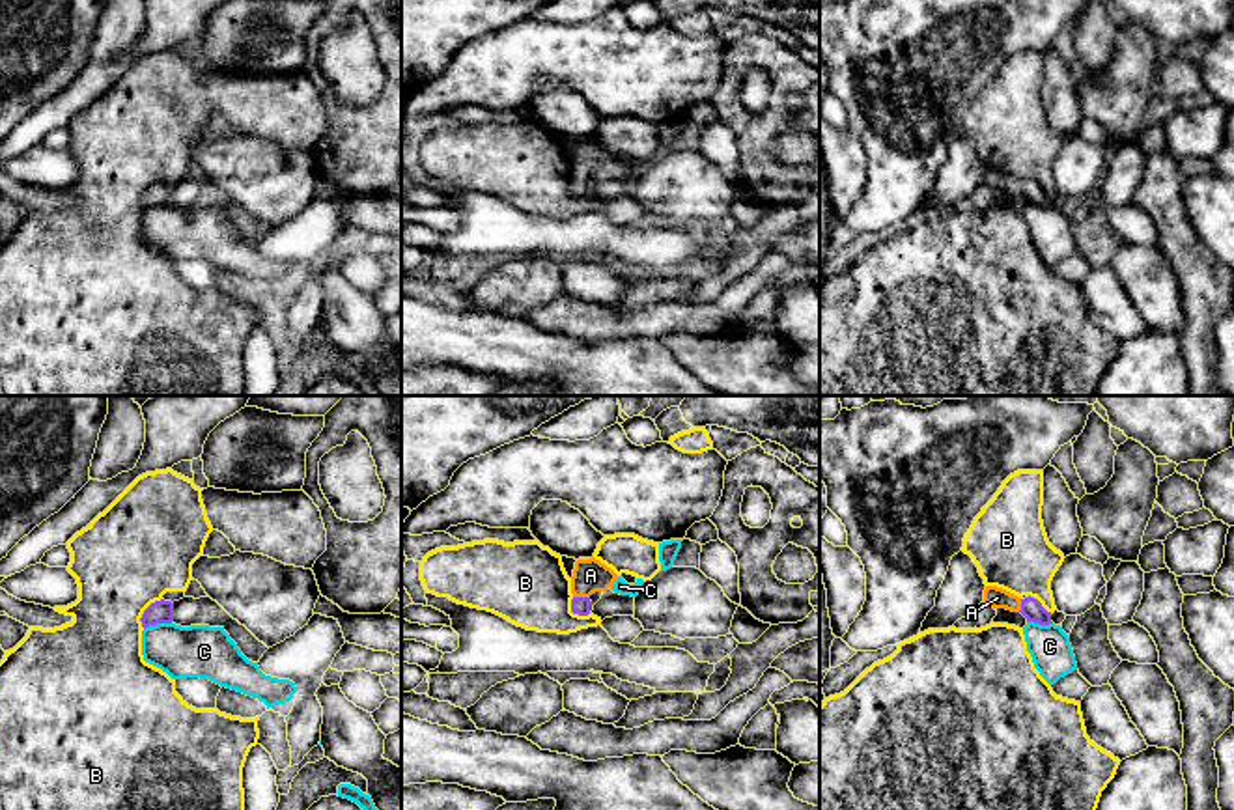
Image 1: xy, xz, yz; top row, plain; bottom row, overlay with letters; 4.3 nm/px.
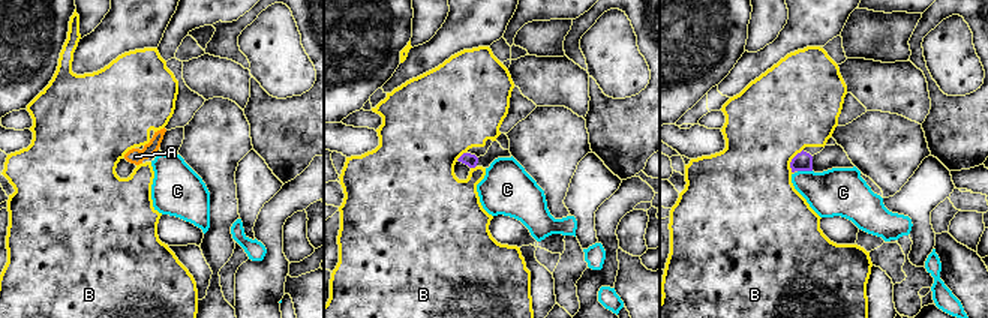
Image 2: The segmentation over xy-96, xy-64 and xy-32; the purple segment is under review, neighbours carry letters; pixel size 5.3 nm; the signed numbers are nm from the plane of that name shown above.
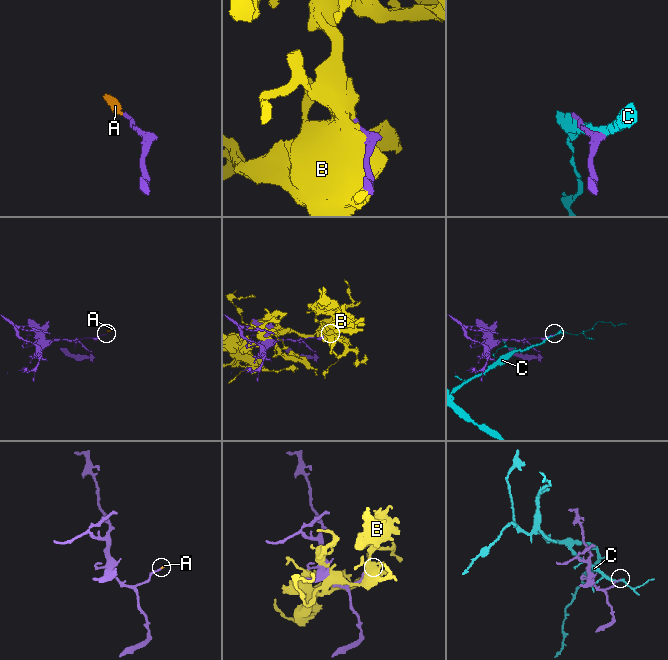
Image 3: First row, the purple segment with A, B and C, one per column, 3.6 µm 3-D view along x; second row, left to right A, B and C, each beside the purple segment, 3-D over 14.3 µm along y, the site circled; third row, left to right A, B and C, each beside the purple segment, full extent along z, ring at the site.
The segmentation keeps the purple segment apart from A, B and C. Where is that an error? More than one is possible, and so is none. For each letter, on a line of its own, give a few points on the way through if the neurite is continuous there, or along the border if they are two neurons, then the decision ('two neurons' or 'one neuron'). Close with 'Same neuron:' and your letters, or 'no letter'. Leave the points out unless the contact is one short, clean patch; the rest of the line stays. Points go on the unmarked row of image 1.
A: across xz (579, 187), (581, 180), (581, 170), (590, 157) | one neuron
B: two neurons
C: two neurons
Same neuron: A

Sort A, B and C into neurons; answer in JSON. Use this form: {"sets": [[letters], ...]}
{"sets": [["A"], ["B"], ["C"]]}

